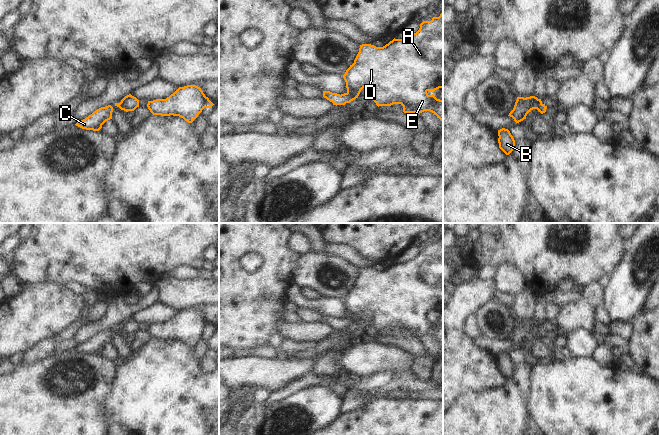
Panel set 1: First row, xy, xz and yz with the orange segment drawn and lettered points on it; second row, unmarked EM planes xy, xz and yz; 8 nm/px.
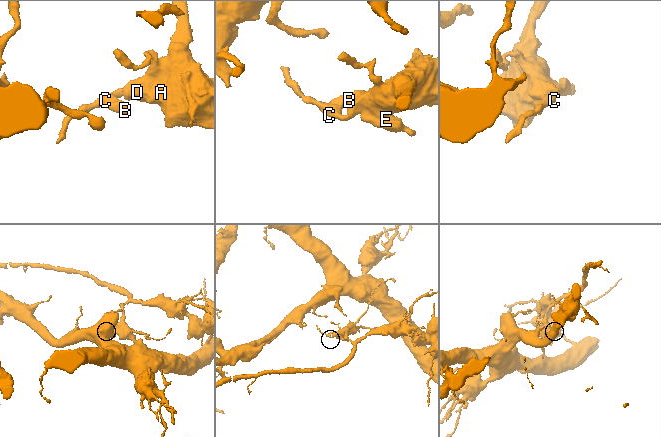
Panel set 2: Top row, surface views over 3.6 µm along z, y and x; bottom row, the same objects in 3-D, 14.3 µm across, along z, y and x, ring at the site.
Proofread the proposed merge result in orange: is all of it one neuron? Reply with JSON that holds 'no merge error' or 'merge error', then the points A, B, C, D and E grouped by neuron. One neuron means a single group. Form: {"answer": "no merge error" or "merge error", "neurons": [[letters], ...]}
{"answer": "no merge error", "neurons": [["A", "B", "C", "D", "E"]]}

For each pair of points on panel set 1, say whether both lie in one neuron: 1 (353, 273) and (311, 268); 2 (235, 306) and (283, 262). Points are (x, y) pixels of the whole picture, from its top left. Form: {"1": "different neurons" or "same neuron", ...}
{"1": "same neuron", "2": "same neuron"}

